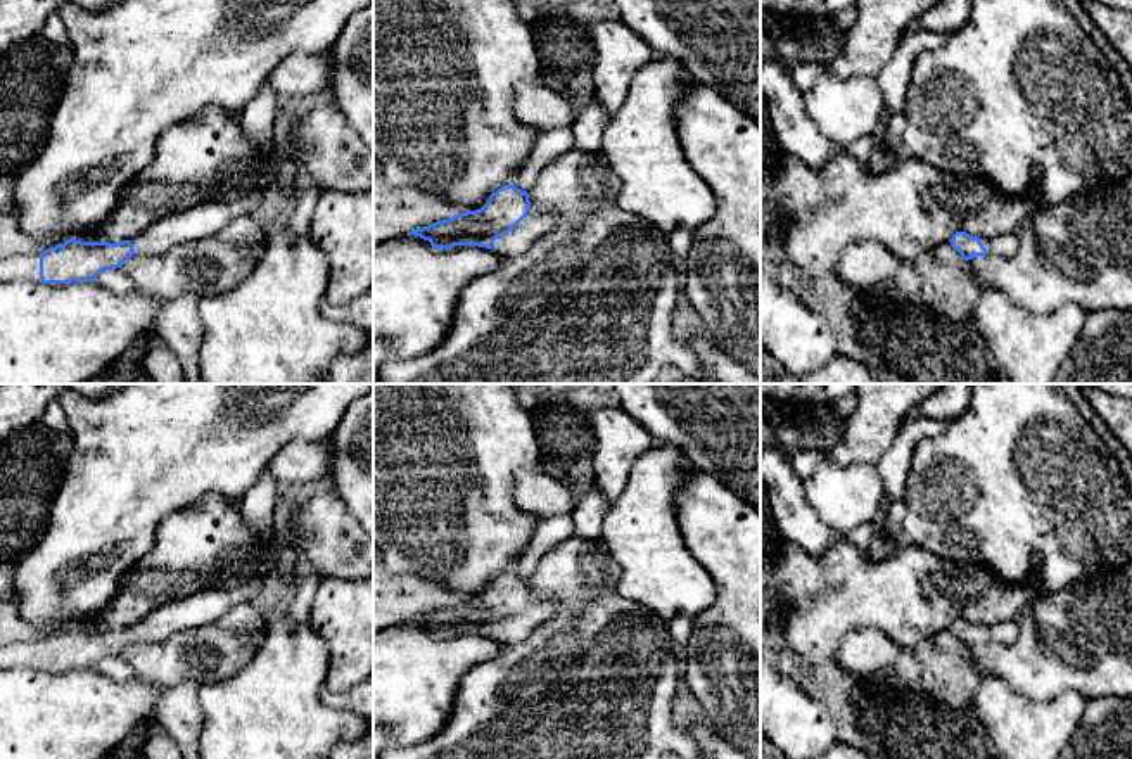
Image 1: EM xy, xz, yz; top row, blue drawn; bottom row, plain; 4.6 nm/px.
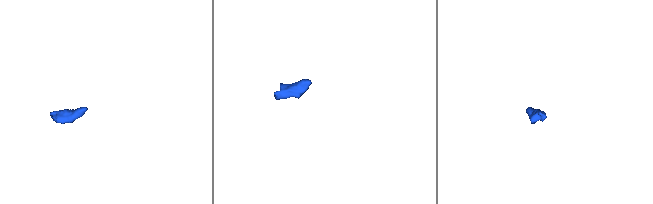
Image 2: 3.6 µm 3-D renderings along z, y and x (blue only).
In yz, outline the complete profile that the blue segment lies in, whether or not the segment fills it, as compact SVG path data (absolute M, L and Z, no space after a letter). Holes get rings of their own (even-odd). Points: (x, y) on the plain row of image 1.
M956 619L949 628L964 648L994 641L997 645L1009 645L1018 636L1018 622L1014 619L978 626L966 619Z

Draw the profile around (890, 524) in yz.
M904 500L887 501L881 519L880 519L880 533L887 538L892 538L902 545L902 519L906 513Z

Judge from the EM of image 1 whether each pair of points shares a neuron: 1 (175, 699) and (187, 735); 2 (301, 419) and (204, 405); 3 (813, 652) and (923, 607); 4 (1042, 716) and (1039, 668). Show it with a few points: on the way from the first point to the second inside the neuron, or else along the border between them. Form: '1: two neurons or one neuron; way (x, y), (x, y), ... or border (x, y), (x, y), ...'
1: one neuron; way (177, 707), (185, 727)
2: one neuron; way (277, 424), (256, 433), (237, 433), (225, 427)
3: one neuron; way (840, 625), (858, 607), (896, 607)
4: two neurons; border (1004, 682), (1036, 701), (1068, 690), (1081, 697)

